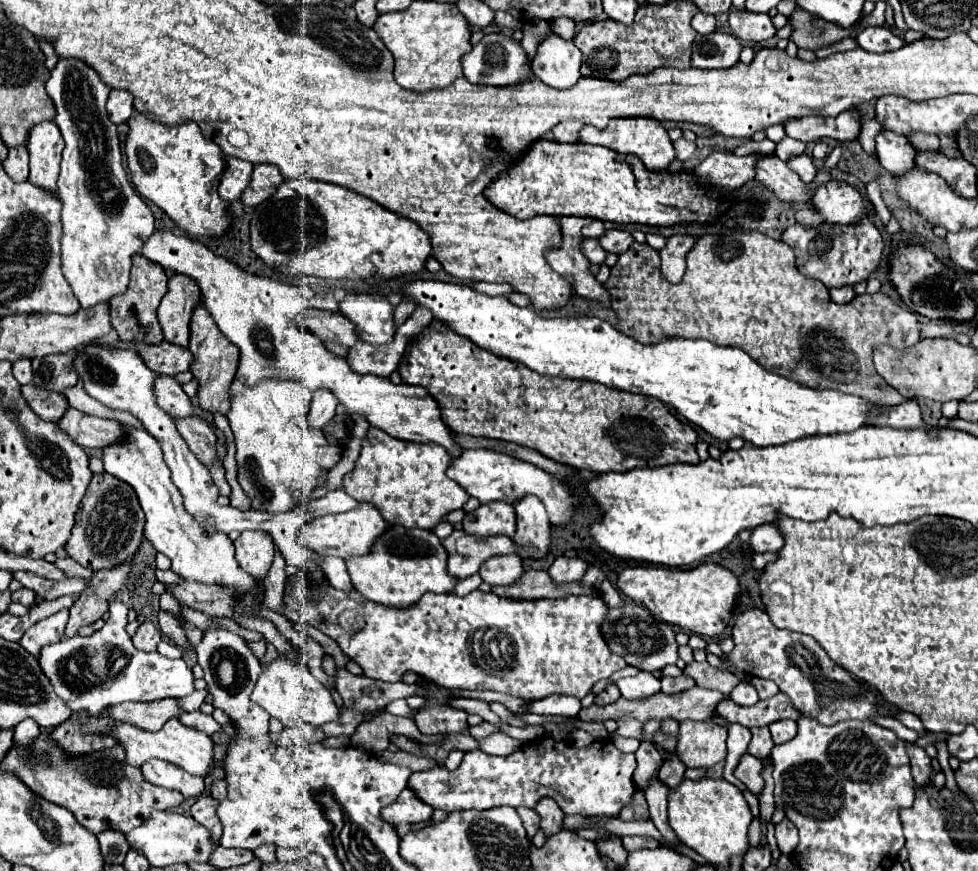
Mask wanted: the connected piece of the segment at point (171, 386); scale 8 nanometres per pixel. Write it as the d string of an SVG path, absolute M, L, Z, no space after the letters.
M157 375L155 383L153 383L153 389L155 389L157 405L159 405L163 411L167 411L169 415L175 415L175 417L193 415L193 405L191 405L191 401L187 401L187 395L183 393L181 385L179 385L173 377Z

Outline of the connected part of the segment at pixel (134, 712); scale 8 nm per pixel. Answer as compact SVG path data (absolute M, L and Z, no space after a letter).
M175 699L151 701L151 703L123 703L107 709L107 715L119 721L127 721L145 731L159 731L167 719L179 717L181 709Z

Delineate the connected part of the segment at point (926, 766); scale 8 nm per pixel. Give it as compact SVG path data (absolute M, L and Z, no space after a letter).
M907 745L907 753L909 753L909 759L911 759L911 773L913 773L913 779L919 787L927 787L933 779L933 769L931 769L931 759L927 757L925 749L921 747L915 747L915 745Z

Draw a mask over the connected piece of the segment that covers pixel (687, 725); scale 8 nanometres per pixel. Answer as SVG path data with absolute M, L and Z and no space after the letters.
M683 721L677 735L677 757L685 767L707 769L727 757L727 729L709 721Z

